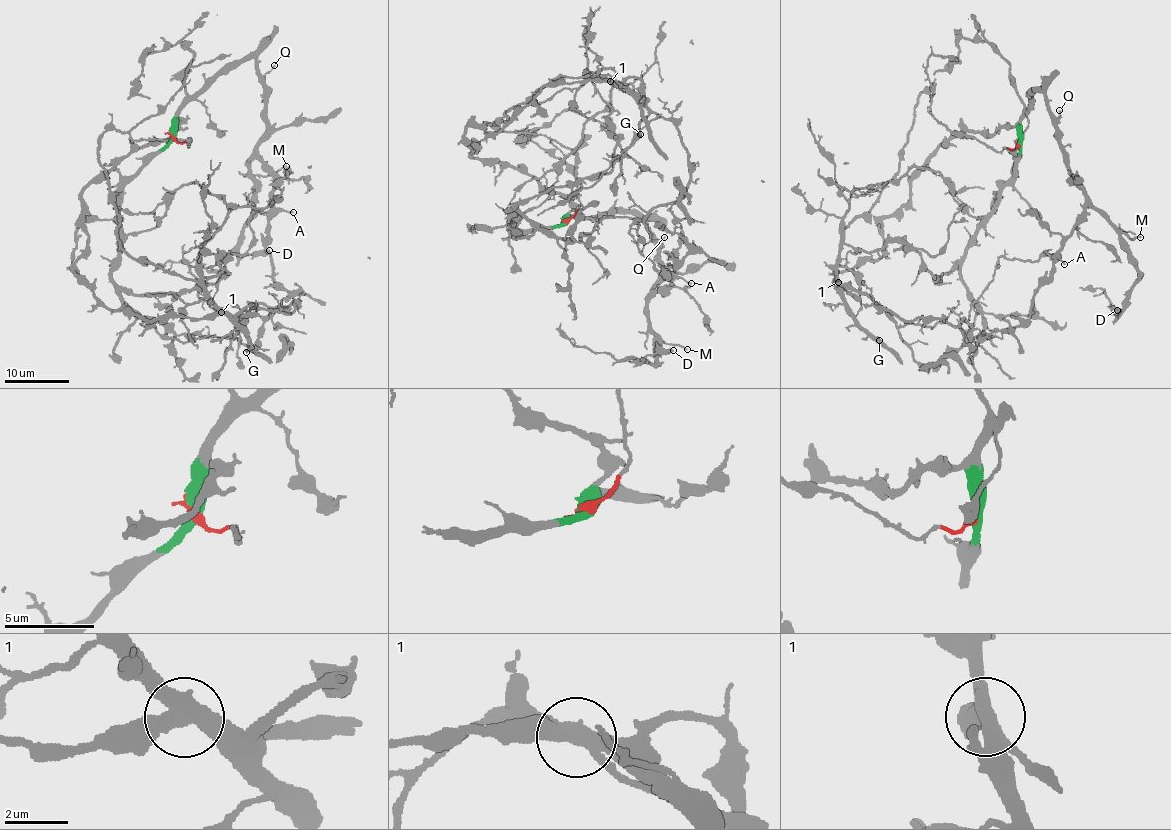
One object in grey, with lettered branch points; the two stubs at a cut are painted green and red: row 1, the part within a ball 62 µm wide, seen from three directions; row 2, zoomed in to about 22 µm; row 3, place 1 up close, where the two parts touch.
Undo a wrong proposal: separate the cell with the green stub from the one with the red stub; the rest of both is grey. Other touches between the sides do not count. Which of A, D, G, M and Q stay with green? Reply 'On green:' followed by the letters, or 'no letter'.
On green: A, D, M, Q

